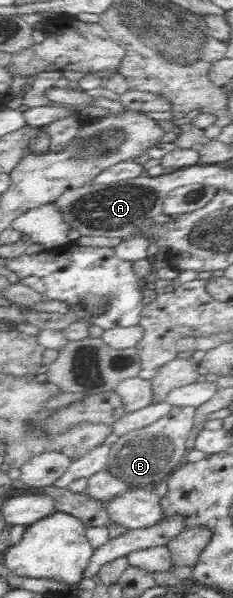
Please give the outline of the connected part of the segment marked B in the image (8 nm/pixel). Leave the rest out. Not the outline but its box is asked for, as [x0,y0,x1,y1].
[104,406,195,489]

